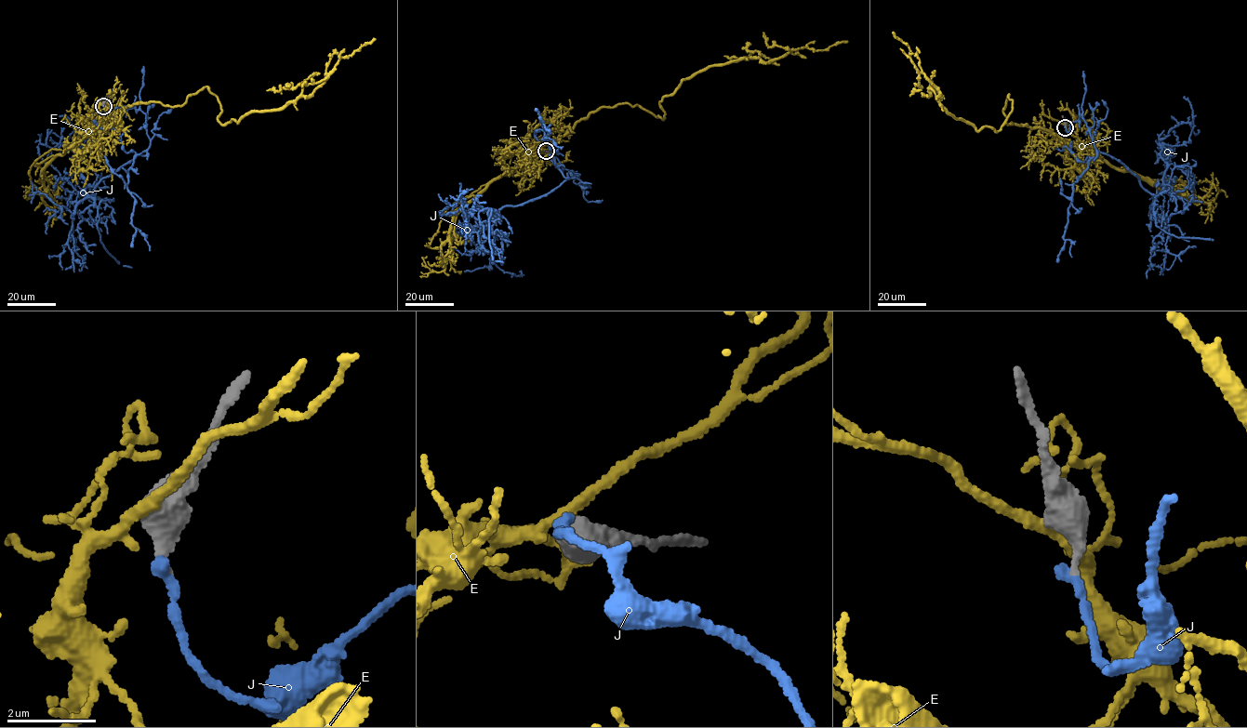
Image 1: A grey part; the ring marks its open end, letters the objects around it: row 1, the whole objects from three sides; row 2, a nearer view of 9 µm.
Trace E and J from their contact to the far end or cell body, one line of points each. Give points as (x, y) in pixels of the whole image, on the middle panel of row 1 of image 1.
E: (546, 150), (529, 159), (602, 107), (638, 105), (663, 120), (664, 96), (710, 66), (847, 42)
J: (546, 151), (579, 175), (507, 205), (489, 225), (493, 261), (519, 271)

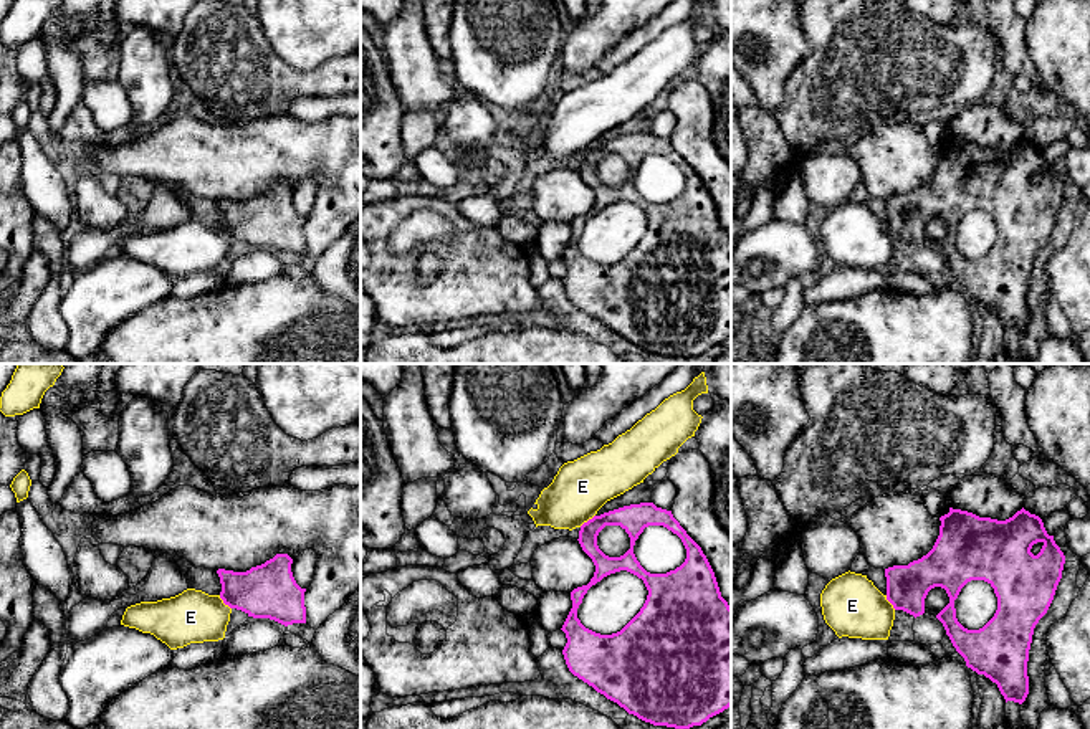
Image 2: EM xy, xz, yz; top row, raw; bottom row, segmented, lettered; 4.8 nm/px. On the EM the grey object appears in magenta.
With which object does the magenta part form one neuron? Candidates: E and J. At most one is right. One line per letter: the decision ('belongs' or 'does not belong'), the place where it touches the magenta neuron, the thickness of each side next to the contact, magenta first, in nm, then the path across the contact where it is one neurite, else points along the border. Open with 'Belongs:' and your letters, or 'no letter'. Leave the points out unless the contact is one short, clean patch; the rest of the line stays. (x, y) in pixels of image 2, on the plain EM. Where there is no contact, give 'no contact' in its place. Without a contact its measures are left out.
Belongs: J
E: does not belong; contact xy (224, 232); calibres 260 and 260 nm; border xy (219, 225), (230, 238)
J: belongs; no contact

